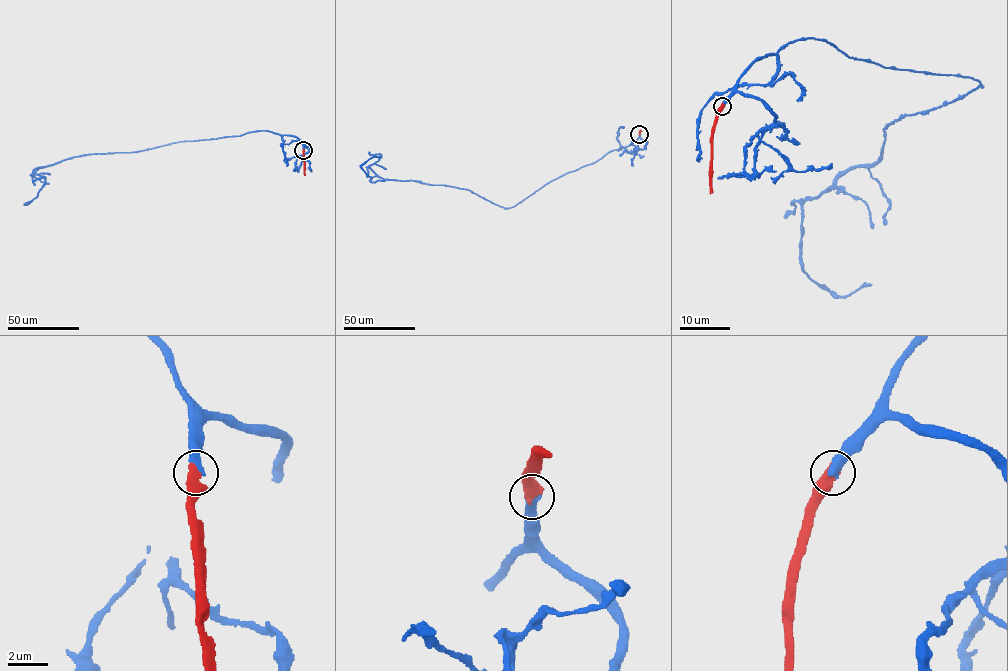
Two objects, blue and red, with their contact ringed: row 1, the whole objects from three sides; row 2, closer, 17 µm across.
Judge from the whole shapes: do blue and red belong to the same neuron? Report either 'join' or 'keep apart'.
join

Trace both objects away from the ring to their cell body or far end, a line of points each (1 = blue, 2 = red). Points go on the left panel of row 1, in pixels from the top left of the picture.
1: (303, 150), (296, 137), (265, 130), (86, 154), (36, 167), (45, 185), (25, 205), (31, 201)
2: (303, 150), (304, 175)

